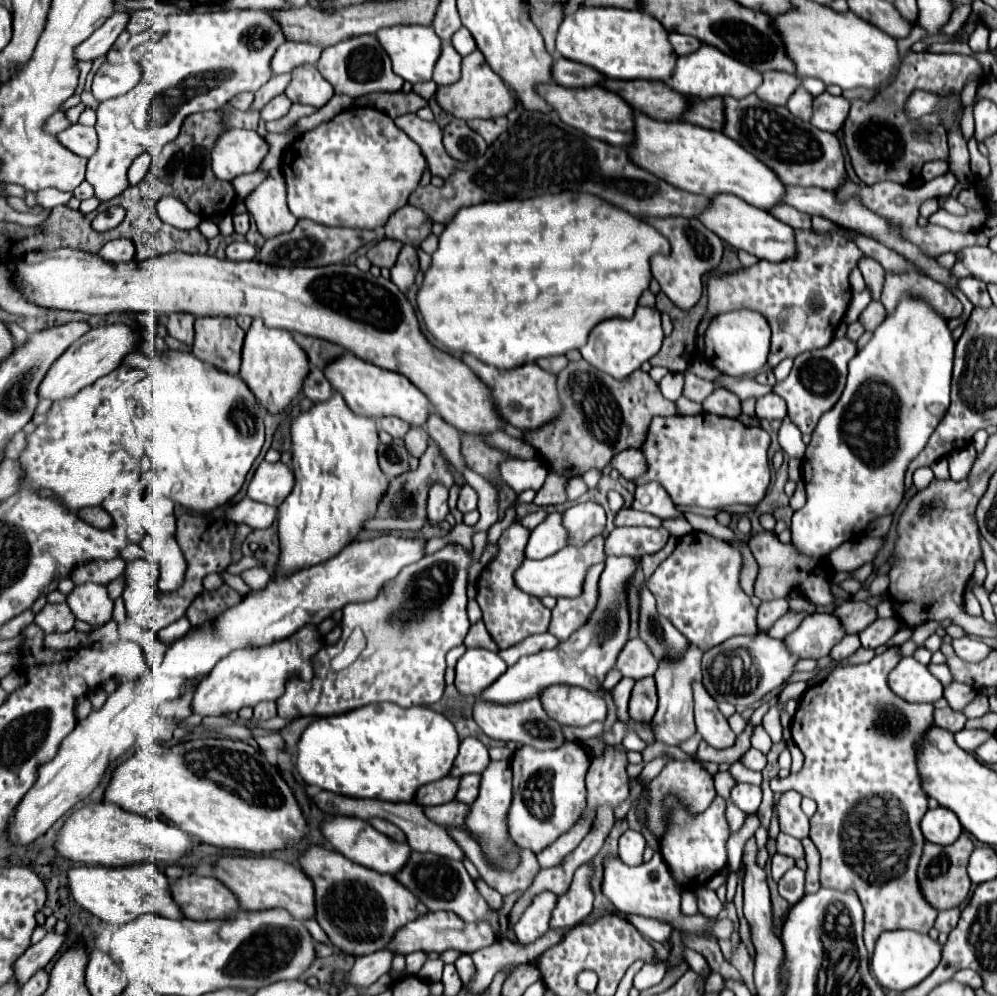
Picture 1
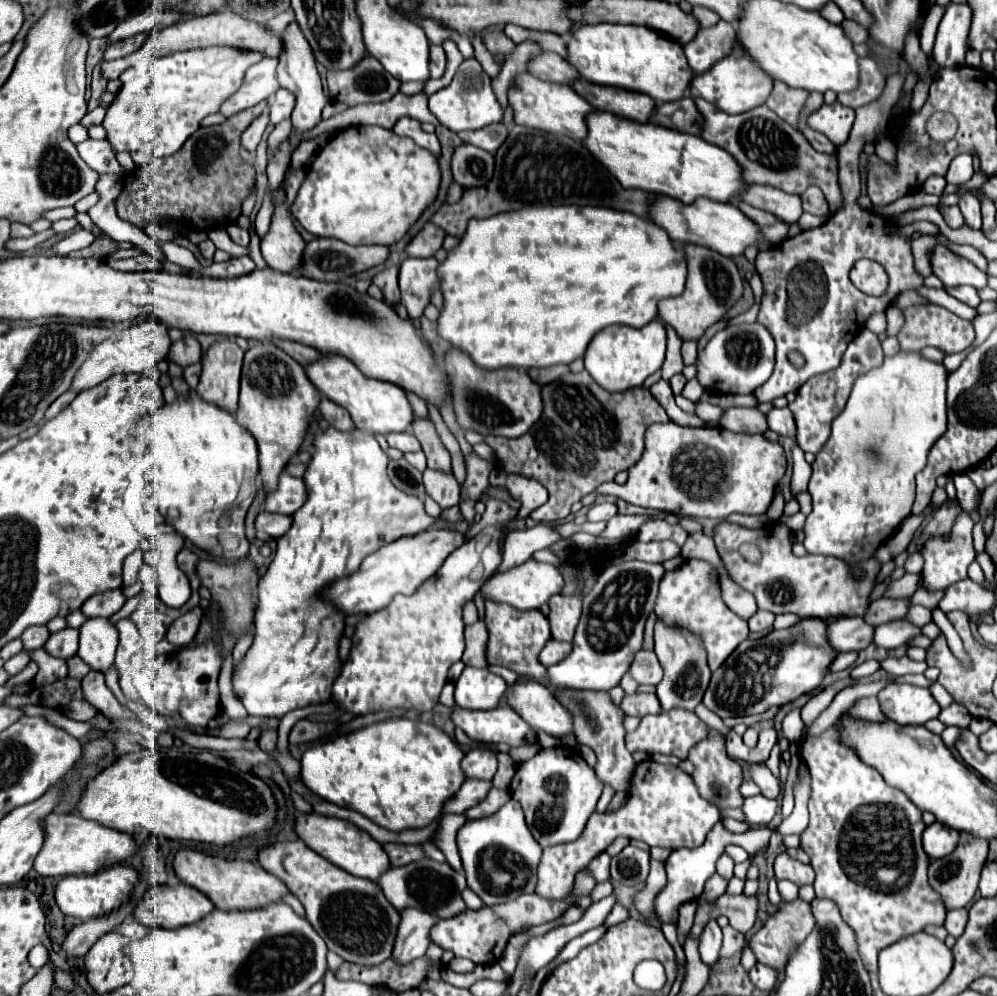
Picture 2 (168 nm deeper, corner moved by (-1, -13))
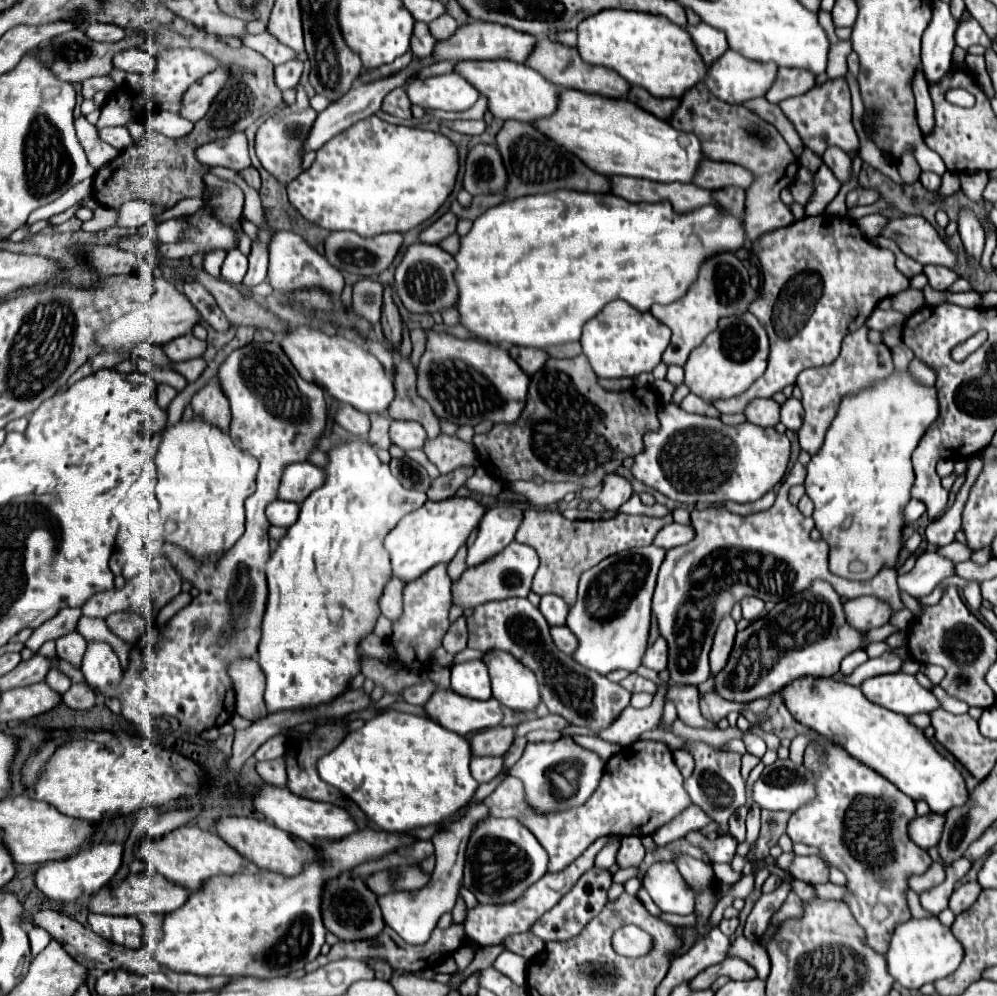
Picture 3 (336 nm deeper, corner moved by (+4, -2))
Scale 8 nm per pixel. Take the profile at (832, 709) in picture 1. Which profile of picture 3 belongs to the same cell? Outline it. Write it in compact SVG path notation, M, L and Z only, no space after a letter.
M826 744L822 746L826 748L826 754L818 754L812 748L806 748L804 764L812 768L814 774L818 776L816 798L814 802L808 802L791 815L788 822L788 836L794 842L816 846L822 852L822 860L828 866L836 866L846 874L848 888L852 890L852 894L846 896L844 902L850 906L858 924L866 930L868 944L874 950L886 954L894 928L910 918L908 902L904 896L904 890L908 888L906 880L910 874L924 874L932 866L932 858L908 838L906 824L914 818L914 802L904 792L900 792L892 782L888 782L878 772L852 758L840 746L826 746Z

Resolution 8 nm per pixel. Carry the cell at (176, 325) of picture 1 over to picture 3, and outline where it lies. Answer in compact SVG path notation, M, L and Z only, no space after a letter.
M186 334L182 338L174 338L168 344L164 344L164 352L172 362L184 362L192 358L200 358L206 350L206 342L194 338L192 334Z

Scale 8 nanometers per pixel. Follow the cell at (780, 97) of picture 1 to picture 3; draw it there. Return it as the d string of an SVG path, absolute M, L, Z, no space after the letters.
M780 68L776 82L766 92L768 102L782 102L790 96L800 96L816 84L816 76L800 68Z

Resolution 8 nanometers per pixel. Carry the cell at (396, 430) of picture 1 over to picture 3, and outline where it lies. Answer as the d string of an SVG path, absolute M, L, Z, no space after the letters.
M394 420L390 426L390 440L404 450L422 448L426 442L426 430L418 422Z

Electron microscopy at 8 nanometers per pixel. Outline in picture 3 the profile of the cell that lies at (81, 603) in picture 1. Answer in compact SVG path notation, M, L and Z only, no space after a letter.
M90 642L86 650L86 658L82 662L82 674L90 686L98 690L104 698L116 698L120 680L122 680L122 668L118 662L118 656L114 650L104 642Z

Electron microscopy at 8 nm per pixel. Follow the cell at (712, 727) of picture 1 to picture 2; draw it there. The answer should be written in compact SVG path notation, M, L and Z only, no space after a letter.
M709 729L707 737L703 741L699 741L691 753L689 753L689 761L695 763L695 785L699 785L699 791L703 793L703 797L707 797L713 805L717 805L717 809L725 809L725 807L739 807L743 803L743 797L739 795L739 785L741 785L741 765L735 763L727 749L725 749L725 737L723 733L719 733L717 729Z

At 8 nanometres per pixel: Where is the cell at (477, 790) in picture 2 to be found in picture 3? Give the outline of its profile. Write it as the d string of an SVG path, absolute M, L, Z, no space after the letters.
M472 756L472 776L482 784L490 782L504 770L502 756Z

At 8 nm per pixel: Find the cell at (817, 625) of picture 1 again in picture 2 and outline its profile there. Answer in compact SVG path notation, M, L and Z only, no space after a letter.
M841 617L827 623L827 645L835 653L861 651L873 641L873 627L861 617Z

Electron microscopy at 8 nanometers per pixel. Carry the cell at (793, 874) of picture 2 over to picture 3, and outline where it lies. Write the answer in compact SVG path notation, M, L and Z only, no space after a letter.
M796 856L788 872L806 884L826 884L828 882L828 866L818 856Z

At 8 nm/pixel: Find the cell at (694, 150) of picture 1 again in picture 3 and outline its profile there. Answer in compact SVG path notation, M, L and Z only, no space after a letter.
M564 88L558 94L558 106L550 118L534 122L536 130L566 148L582 162L604 176L638 176L654 182L692 182L702 148L694 134L674 130L666 120L654 118L640 106L624 98L606 98L582 90Z

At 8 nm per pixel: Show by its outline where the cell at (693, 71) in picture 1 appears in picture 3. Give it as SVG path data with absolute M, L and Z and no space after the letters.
M726 50L726 54L722 58L718 58L706 76L706 86L710 88L710 92L718 98L722 98L724 102L730 104L742 104L746 100L764 96L768 92L768 88L772 86L774 78L776 78L776 70L778 66L774 62L756 62L756 60L748 60L742 54L734 52L734 50Z

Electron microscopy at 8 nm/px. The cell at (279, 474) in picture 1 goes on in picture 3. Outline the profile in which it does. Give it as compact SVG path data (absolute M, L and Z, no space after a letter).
M310 462L290 464L284 470L282 486L280 486L280 500L288 502L302 502L310 496L310 492L326 482L326 472L320 466L314 466Z

